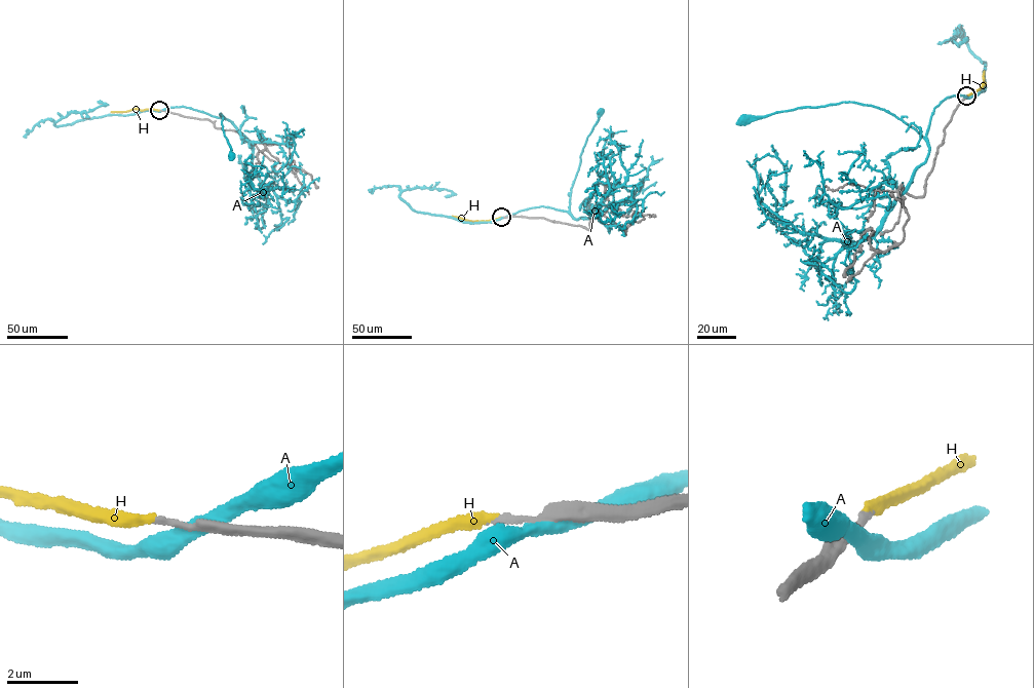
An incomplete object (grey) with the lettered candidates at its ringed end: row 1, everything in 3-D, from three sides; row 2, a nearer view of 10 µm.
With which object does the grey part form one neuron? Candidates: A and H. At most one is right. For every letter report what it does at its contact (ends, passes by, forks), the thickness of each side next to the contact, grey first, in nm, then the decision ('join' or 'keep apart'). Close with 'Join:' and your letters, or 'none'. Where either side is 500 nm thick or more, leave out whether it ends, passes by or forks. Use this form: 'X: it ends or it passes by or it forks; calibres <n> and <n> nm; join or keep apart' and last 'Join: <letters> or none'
A: it passes by; calibres 260 and 380 nm; keep apart
H: it ends; calibres 180 and 280 nm; join
Join: H

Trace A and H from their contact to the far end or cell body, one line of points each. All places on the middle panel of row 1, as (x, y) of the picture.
A: (503, 217), (542, 206), (570, 213), (571, 188), (580, 156), (601, 111)
H: (501, 217), (476, 222), (452, 216)

